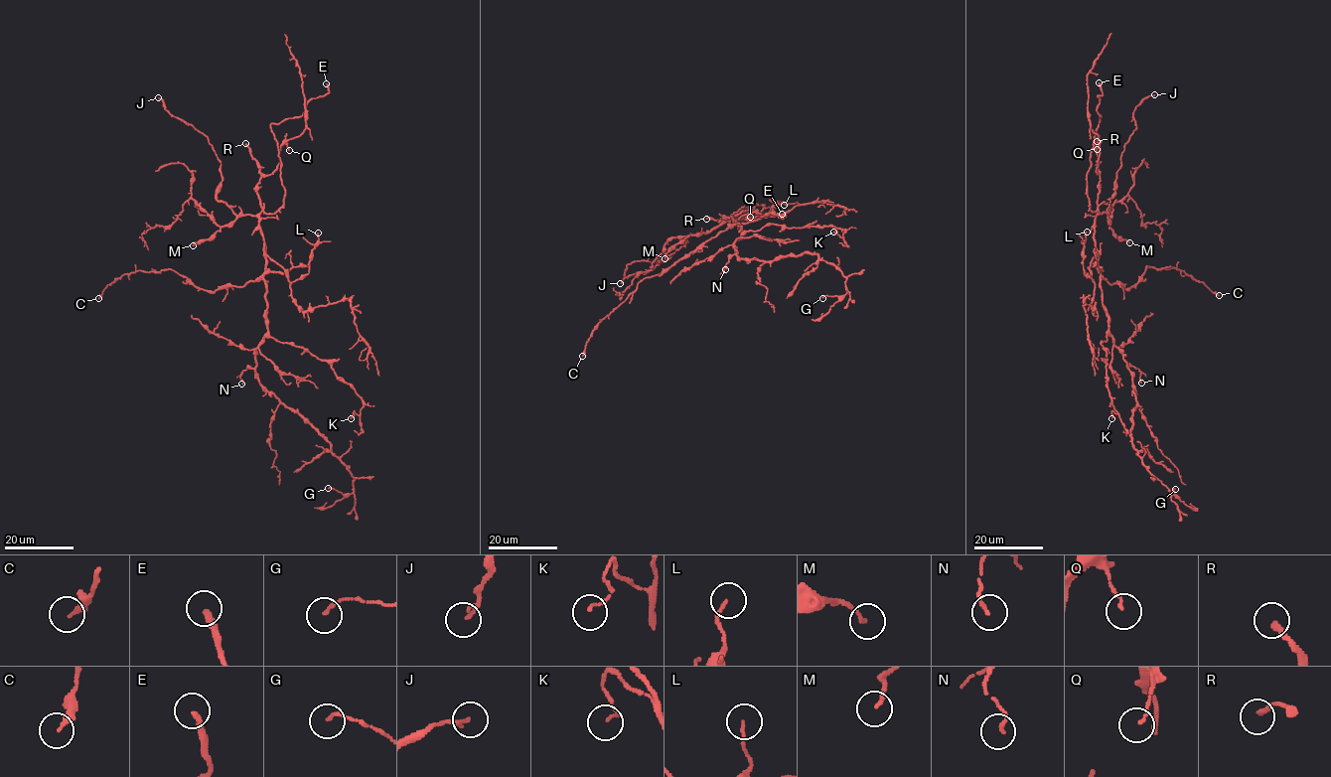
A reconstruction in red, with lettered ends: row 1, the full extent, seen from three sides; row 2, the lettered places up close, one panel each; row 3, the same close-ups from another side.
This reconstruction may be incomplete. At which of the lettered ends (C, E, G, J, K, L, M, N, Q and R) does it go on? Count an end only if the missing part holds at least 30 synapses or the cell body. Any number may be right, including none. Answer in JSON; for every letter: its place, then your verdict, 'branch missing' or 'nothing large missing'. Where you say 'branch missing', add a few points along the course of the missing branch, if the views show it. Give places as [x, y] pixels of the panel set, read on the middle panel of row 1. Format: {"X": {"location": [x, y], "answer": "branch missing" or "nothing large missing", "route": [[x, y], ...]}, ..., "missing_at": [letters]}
{"C": {"location": [582, 356], "answer": "nothing large missing"}, "E": {"location": [782, 214], "answer": "branch missing"}, "G": {"location": [822, 298], "answer": "nothing large missing"}, "J": {"location": [620, 283], "answer": "nothing large missing"}, "K": {"location": [833, 232], "answer": "nothing large missing"}, "L": {"location": [784, 205], "answer": "nothing large missing"}, "M": {"location": [665, 258], "answer": "nothing large missing"}, "N": {"location": [725, 269], "answer": "nothing large missing"}, "Q": {"location": [750, 217], "answer": "nothing large missing"}, "R": {"location": [706, 219], "answer": "branch missing", "route": [[706, 219], [696, 221], [686, 229], [692, 230], [692, 233], [705, 232], [701, 233], [699, 231]]}, "missing_at": ["E", "R"]}

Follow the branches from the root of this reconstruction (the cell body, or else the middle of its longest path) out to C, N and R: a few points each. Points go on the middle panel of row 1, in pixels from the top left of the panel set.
C: (740, 227), (731, 225), (661, 274), (641, 280), (636, 288), (598, 323), (582, 356)
N: (740, 227), (744, 233), (735, 242), (737, 252), (728, 260), (723, 268), (725, 269)
R: (740, 227), (734, 224), (731, 217), (720, 222), (723, 223), (711, 218), (706, 219)

